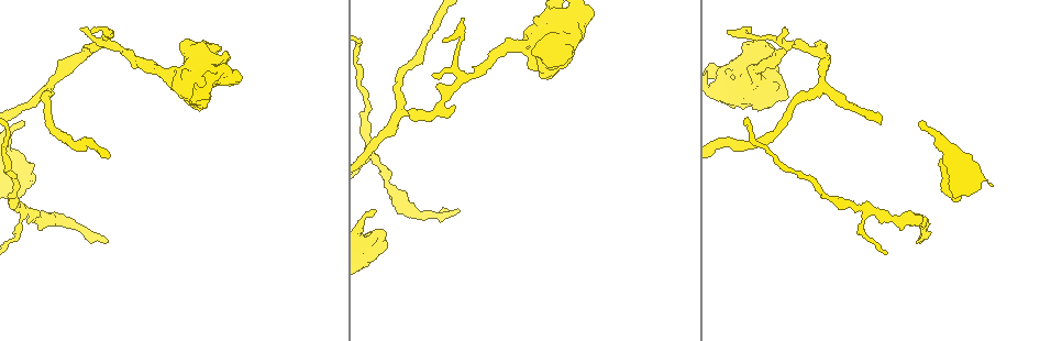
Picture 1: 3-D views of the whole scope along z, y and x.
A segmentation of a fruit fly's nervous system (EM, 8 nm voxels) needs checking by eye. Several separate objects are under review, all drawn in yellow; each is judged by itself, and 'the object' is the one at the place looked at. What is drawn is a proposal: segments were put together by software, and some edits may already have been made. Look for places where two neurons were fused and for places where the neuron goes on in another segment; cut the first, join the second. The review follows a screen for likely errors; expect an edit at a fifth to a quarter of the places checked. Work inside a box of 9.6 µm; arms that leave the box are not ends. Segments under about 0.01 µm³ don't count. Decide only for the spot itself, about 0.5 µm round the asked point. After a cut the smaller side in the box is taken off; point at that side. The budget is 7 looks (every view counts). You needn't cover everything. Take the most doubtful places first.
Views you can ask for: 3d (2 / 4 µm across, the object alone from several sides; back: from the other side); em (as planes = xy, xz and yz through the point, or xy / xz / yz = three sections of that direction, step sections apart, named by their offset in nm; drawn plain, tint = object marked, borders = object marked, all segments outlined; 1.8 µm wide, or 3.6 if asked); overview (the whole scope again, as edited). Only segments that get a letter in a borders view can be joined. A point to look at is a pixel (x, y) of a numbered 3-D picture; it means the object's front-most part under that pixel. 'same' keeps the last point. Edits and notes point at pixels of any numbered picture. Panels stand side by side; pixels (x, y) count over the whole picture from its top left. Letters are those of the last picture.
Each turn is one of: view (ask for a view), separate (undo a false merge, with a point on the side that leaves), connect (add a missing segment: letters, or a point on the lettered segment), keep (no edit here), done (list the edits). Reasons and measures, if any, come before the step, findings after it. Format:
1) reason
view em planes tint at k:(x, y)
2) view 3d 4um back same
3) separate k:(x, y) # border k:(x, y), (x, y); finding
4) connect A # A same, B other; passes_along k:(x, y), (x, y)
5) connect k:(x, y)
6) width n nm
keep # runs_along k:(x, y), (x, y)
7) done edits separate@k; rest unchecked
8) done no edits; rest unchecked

branch stops here
view 3d 2um at 1:(459, 209)

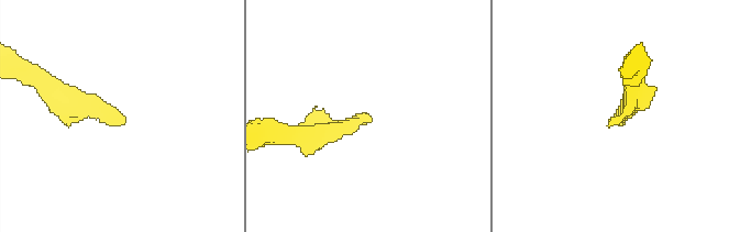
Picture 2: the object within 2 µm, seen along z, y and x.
now the EM
view em 3.6um planes borders at 2:(370, 119)

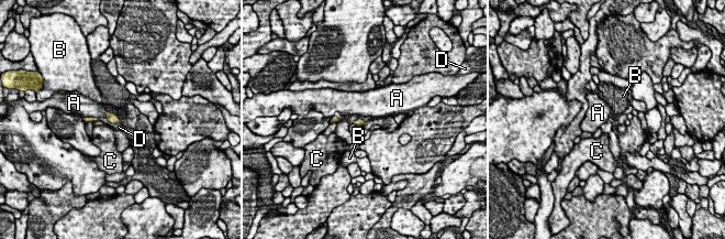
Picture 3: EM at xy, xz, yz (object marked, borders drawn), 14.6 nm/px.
connect D # A other, B other, C other, D same; the neuron continues

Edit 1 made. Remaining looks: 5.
view overview

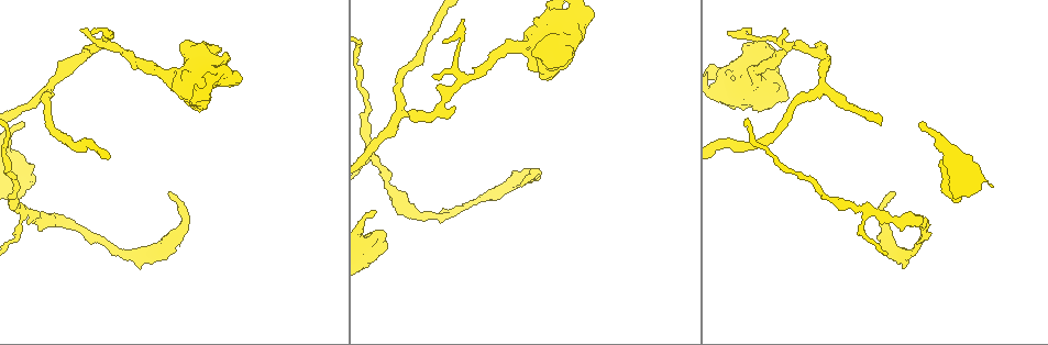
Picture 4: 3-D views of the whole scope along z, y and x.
branch stops here
view em yz step 8 borders at 4:(168, 194)

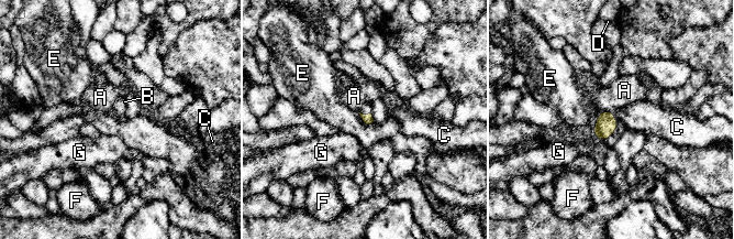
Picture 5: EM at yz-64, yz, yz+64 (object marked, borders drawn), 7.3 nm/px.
longest_contact E 130 nm
connect B # A other, B same, C other, D other, E other, F other, G other; passes_along 5:(367, 119), (365, 115), (366, 108); the neuron continues

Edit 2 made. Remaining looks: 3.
view overview

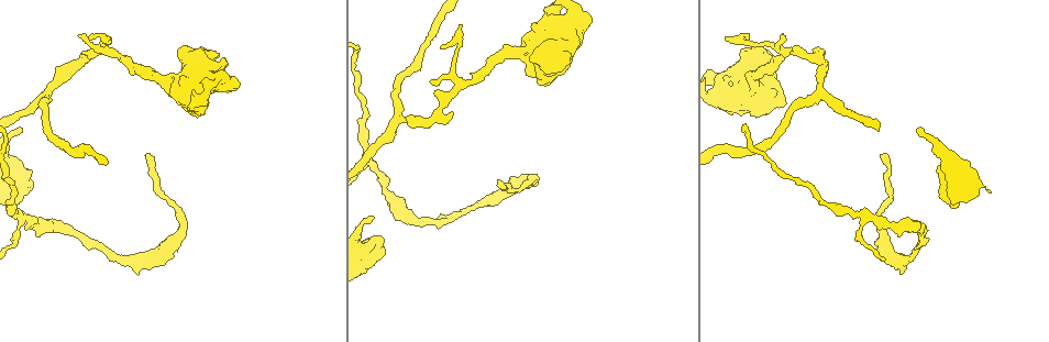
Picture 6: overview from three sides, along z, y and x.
an open end
view em xy step 4 tint at 6:(917, 131)

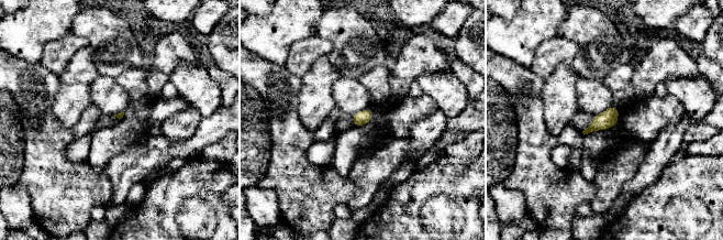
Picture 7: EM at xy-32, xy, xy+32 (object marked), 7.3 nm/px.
cut it another way
view em planes borders same

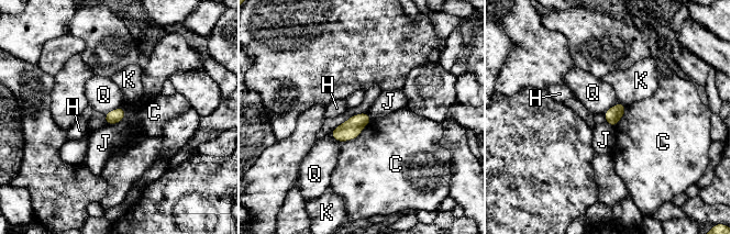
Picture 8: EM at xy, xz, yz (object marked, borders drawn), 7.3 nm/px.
width 110 nm
keep # C other, H other, J other, K other, Q other; border 8:(125, 108), (121, 121), (106, 125); none of them fits

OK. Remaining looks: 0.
done edits connect@3, connect@5; rest unchecked

